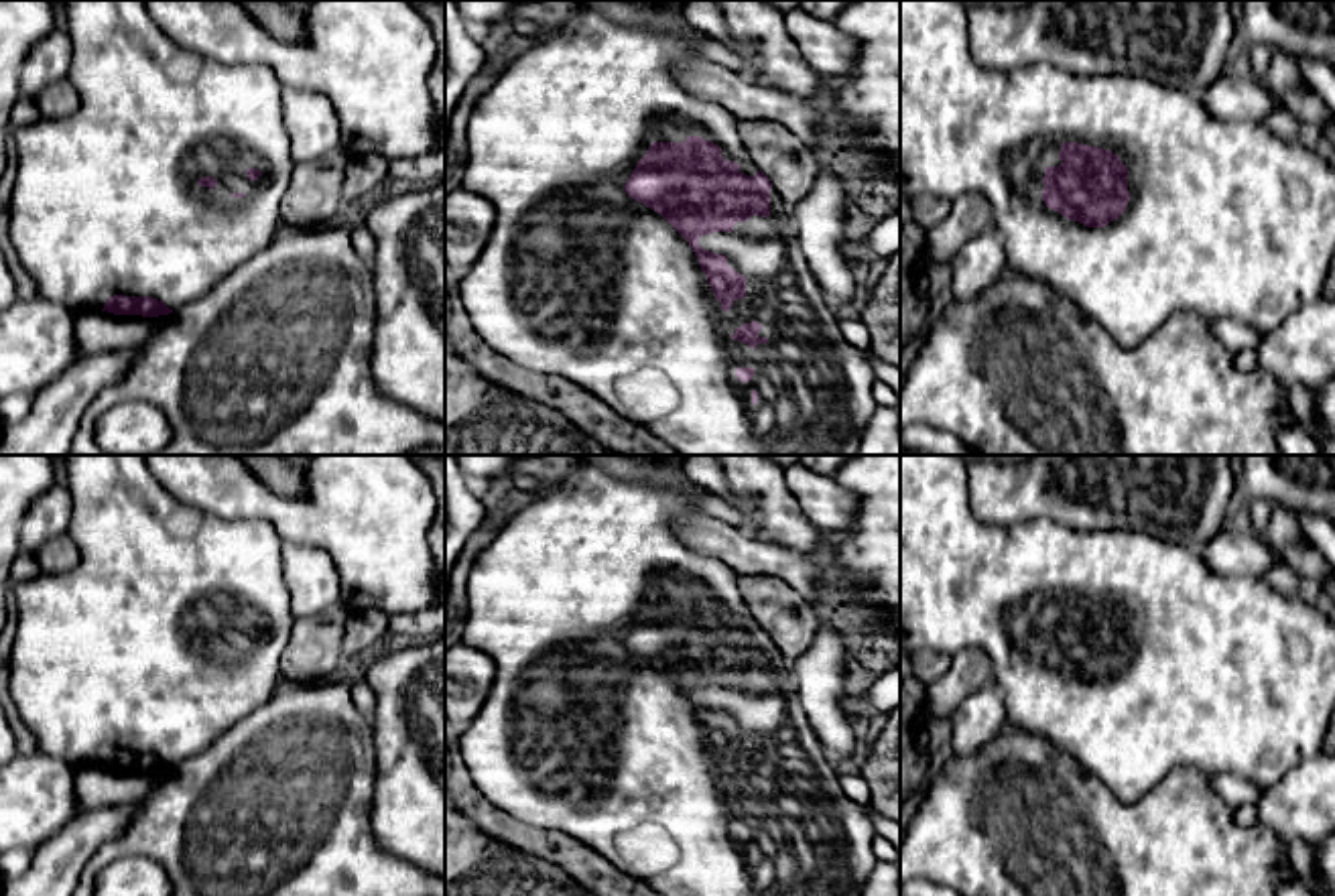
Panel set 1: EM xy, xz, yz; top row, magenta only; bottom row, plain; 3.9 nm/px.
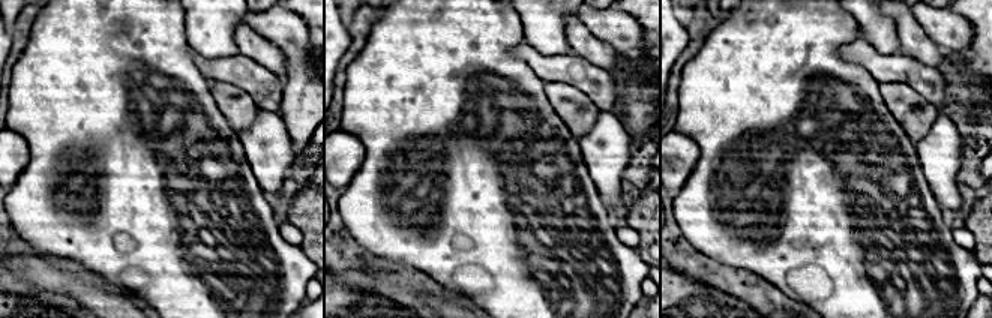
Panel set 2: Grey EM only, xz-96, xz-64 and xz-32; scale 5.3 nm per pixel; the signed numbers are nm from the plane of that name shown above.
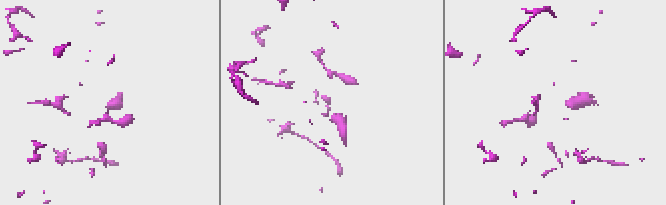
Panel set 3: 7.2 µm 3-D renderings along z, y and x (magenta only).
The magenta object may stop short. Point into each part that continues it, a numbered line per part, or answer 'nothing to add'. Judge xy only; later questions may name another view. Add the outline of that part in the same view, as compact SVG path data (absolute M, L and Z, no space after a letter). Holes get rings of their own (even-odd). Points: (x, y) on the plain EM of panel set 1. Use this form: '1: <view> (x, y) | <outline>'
1: xy (106, 657) | M59 455L61 479L71 496L67 536L79 549L79 563L63 573L39 573L12 585L18 607L16 636L10 656L10 697L37 738L37 750L67 762L71 768L102 766L114 750L152 752L177 766L209 748L236 721L266 703L282 685L280 656L289 644L295 616L282 575L282 540L262 518L221 520L173 498L150 473L146 455Z

